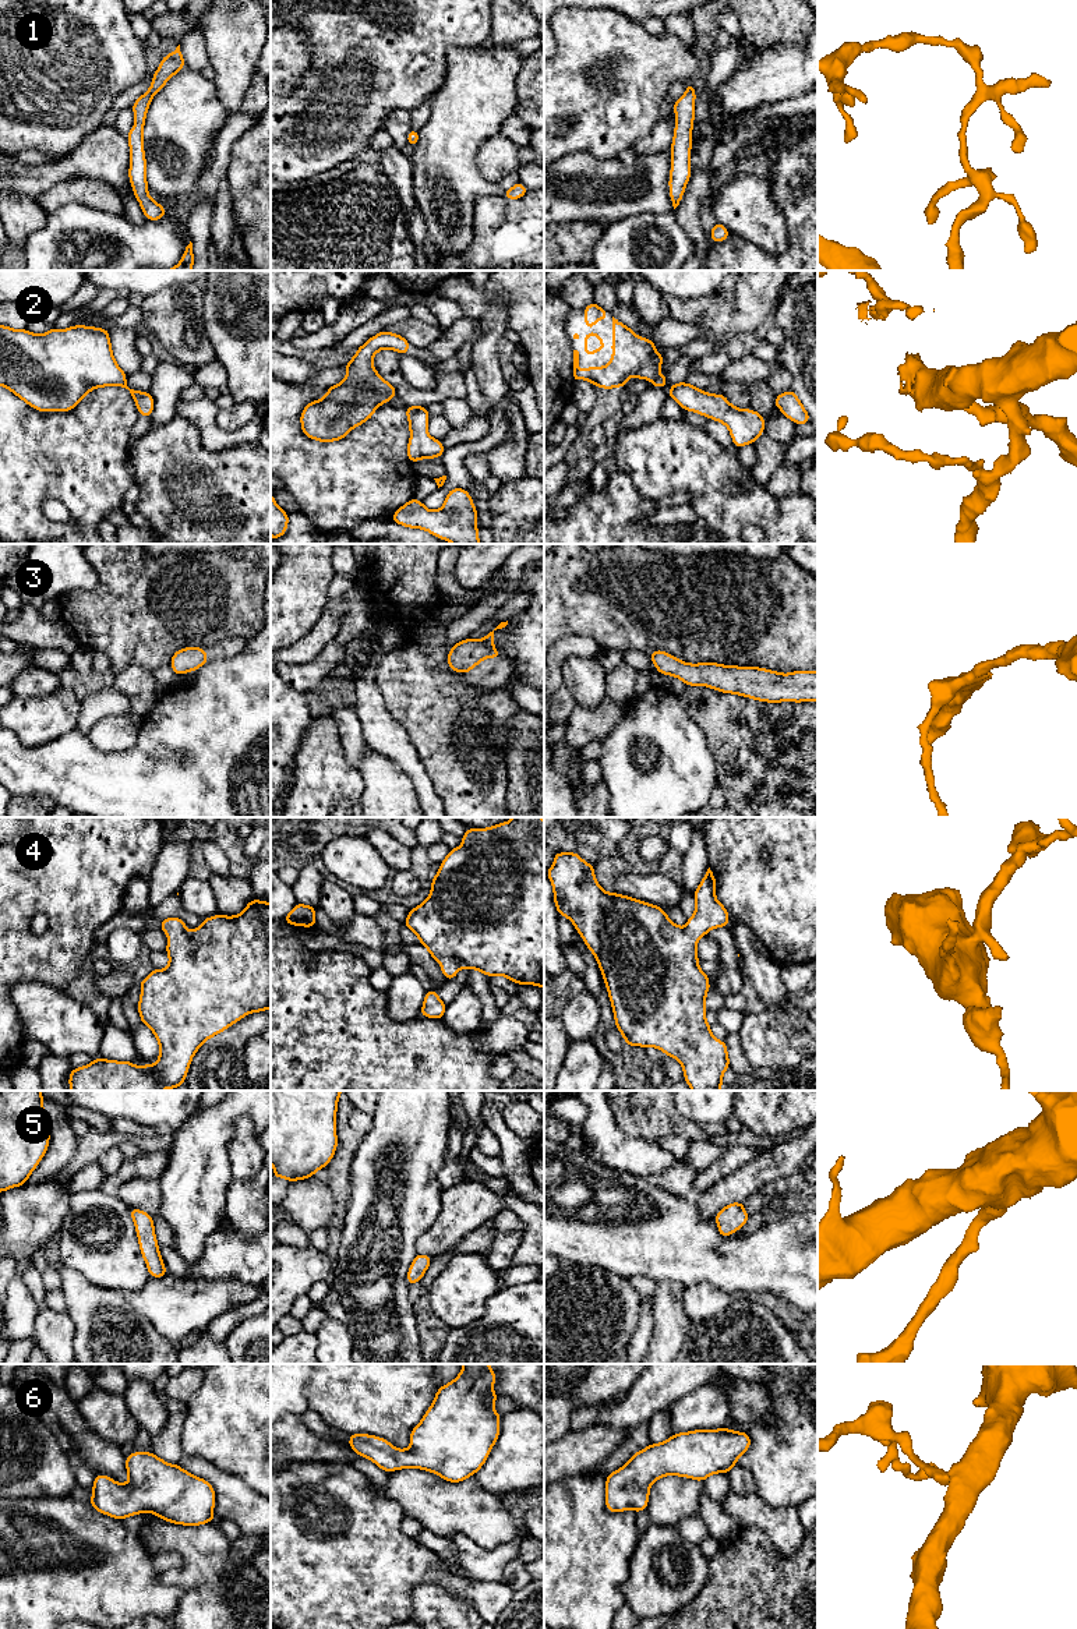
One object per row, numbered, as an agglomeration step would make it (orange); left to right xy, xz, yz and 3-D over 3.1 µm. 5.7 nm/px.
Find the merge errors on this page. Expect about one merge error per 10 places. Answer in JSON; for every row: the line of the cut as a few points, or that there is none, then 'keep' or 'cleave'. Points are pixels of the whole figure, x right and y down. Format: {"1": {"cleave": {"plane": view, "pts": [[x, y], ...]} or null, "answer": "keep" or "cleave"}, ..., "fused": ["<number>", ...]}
{"1": {"cleave": null, "answer": "keep"}, "2": {"cleave": null, "answer": "keep"}, "3": {"cleave": null, "answer": "keep"}, "4": {"cleave": null, "answer": "keep"}, "5": {"cleave": null, "answer": "keep"}, "6": {"cleave": null, "answer": "keep"}, "fused": []}

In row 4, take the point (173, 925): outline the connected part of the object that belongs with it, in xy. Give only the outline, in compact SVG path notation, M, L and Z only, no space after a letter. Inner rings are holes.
M251 900L239 915L225 916L219 912L212 918L202 919L199 927L188 932L186 925L177 916L159 923L159 927L167 934L169 967L165 969L155 968L140 985L141 996L137 1008L141 1022L153 1032L159 1042L158 1061L140 1067L131 1061L95 1059L84 1067L71 1070L68 1078L71 1091L177 1089L186 1081L191 1060L205 1040L251 1013L271 1008L271 902Z

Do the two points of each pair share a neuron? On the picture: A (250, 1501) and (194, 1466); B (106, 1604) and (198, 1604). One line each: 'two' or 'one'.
A: one
B: two

